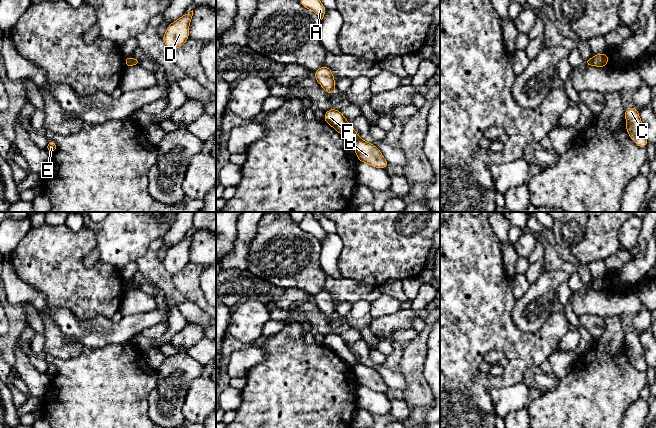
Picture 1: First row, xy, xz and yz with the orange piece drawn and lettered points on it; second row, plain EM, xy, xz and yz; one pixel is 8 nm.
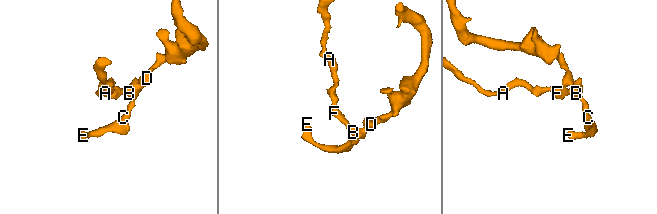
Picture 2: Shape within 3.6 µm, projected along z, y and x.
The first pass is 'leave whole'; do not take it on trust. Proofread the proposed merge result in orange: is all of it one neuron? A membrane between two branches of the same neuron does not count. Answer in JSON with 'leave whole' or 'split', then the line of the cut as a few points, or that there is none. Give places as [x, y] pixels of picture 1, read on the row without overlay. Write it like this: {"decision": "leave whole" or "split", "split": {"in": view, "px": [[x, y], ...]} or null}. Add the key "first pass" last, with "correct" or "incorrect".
{"decision": "split", "split": {"in": "xy", "px": [[130, 281], [132, 288]]}, "first pass": "incorrect"}

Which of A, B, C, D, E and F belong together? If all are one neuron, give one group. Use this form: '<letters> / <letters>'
A F / B C D E

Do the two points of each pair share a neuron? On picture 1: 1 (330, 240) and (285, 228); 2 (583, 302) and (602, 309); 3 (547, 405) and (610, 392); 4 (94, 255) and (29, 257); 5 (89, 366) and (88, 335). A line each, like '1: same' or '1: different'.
1: different
2: same
3: same
4: different
5: different

